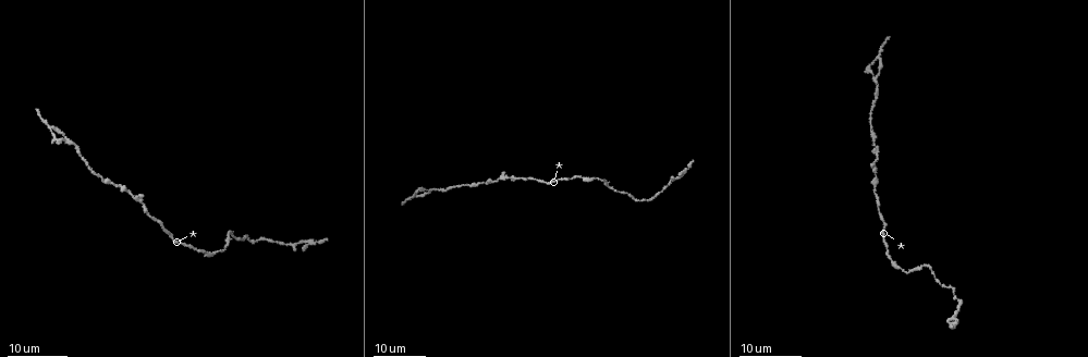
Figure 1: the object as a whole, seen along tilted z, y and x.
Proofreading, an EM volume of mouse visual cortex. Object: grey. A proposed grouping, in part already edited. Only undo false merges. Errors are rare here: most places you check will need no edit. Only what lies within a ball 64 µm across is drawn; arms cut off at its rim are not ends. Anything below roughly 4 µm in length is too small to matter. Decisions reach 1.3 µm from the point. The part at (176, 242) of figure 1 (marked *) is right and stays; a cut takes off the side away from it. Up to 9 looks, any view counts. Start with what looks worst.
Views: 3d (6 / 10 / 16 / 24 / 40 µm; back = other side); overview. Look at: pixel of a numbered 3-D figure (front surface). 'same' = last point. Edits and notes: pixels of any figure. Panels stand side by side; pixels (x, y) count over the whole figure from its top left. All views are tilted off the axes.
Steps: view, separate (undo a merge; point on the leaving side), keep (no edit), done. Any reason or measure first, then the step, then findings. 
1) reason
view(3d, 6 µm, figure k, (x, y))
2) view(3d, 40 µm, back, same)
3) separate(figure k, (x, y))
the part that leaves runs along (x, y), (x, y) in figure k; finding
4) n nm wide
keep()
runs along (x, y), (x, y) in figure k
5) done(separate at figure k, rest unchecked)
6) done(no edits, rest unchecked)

narrows sharply
view(3d, 16 µm, figure 1, (133, 197))

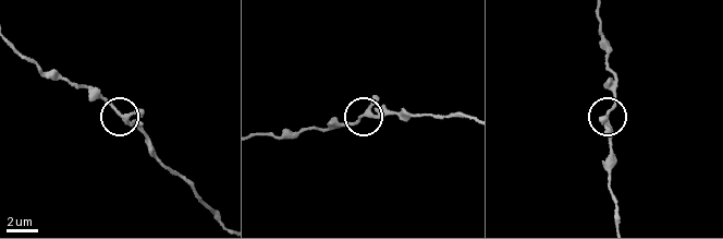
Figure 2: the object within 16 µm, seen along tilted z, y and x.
view(3d, 6 µm, figure 2, (612, 111))

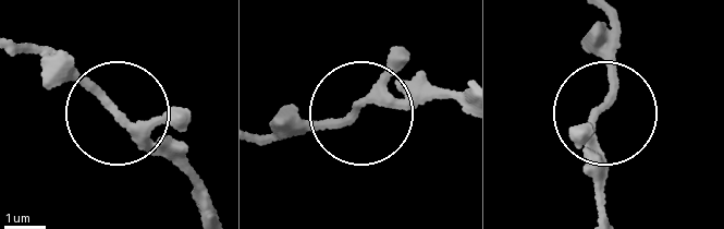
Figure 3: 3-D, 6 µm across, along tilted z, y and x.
3 arms
keep()
runs along (464, 94), (397, 92), (278, 142) in figure 3; continuous, no second neuron

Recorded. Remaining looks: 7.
calibre changes
view(3d, 24 µm, figure 1, (229, 232))

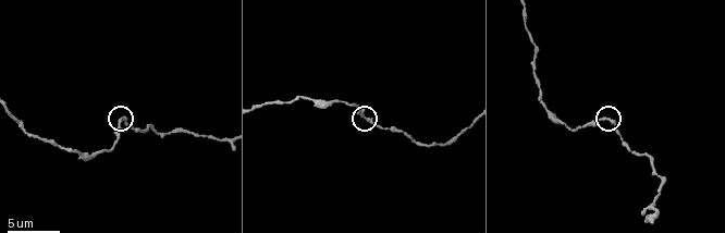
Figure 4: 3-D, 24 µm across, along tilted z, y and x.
view(3d, 6 µm, figure 4, (124, 120))

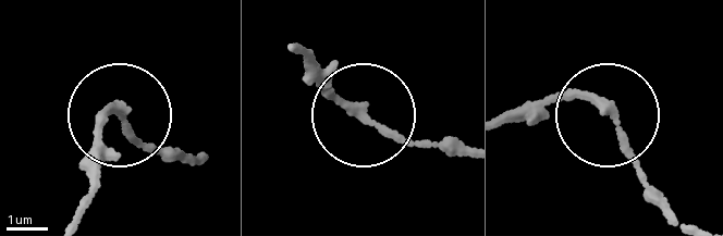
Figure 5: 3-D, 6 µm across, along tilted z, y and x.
keep()
runs along (84, 212), (89, 158), (109, 115), (164, 157) in figure 5; continuous, no second neuron

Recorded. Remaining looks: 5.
small branch off a trunk
view(3d, 16 µm, figure 1, (73, 143))

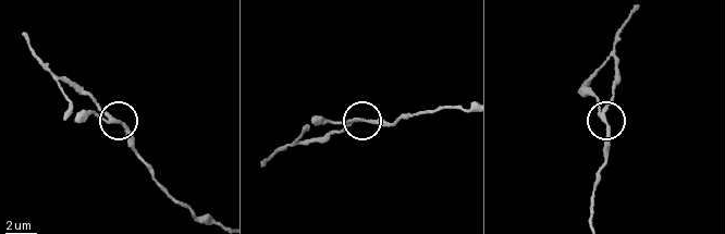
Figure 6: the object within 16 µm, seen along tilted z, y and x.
view(3d, 6 µm, figure 6, (117, 119))

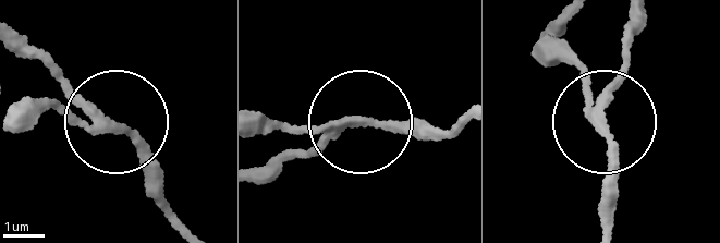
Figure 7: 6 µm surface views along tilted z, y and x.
keep()
runs along (455, 124), (361, 121), (257, 177) in figure 7; continuous, no second neuron

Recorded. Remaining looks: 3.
thick turns thin
view(3d, 6 µm, figure 4, (559, 120))

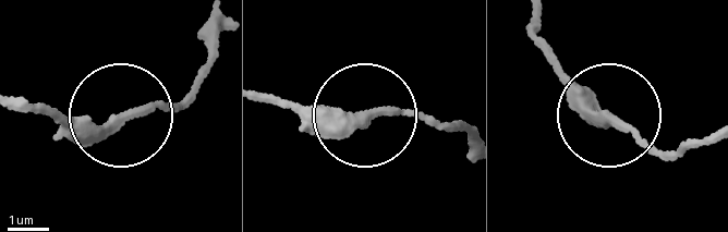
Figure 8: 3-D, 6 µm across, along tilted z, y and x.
view(3d, 6 µm, back, figure 8, (364, 118))

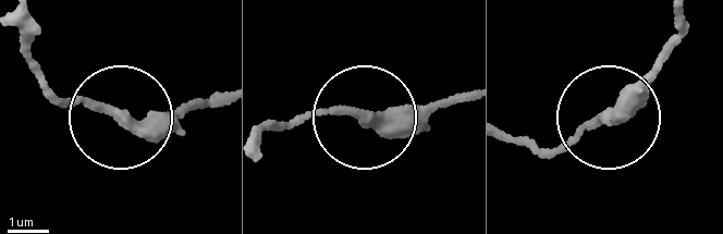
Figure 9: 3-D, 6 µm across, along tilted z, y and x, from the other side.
260 nm wide
keep()
runs along (217, 98), (123, 119), (44, 93) in figure 9; all the same neuron

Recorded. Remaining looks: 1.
done(no edits, rest unchecked)

